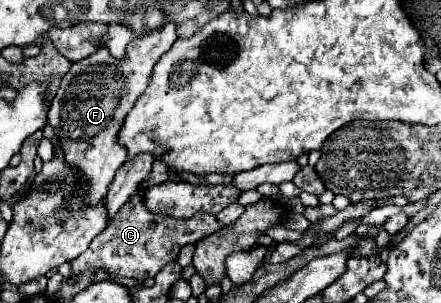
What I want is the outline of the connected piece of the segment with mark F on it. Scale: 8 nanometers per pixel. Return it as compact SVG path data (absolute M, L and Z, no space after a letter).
M166 23L158 31L136 37L130 47L126 47L126 57L122 57L122 61L114 61L110 51L102 47L94 55L72 63L70 71L62 77L48 111L48 125L60 141L66 165L80 179L78 197L84 207L98 205L106 197L114 175L126 161L126 149L116 143L118 129L138 97L146 91L154 65L176 39L178 27Z

